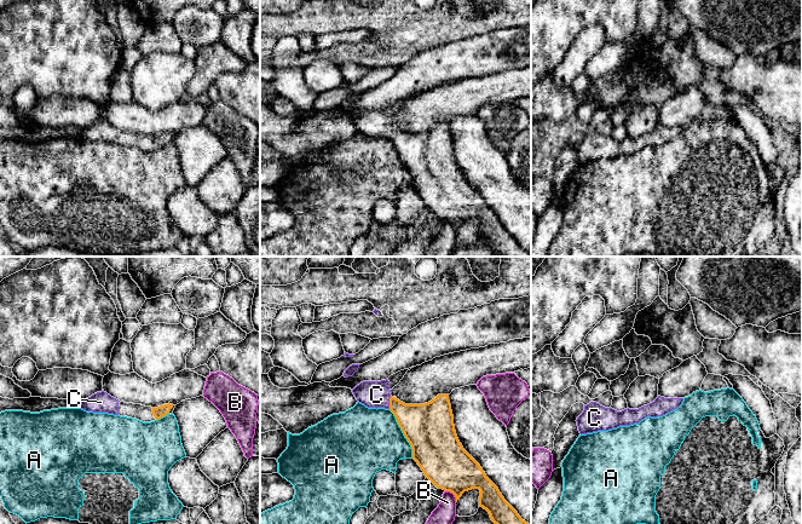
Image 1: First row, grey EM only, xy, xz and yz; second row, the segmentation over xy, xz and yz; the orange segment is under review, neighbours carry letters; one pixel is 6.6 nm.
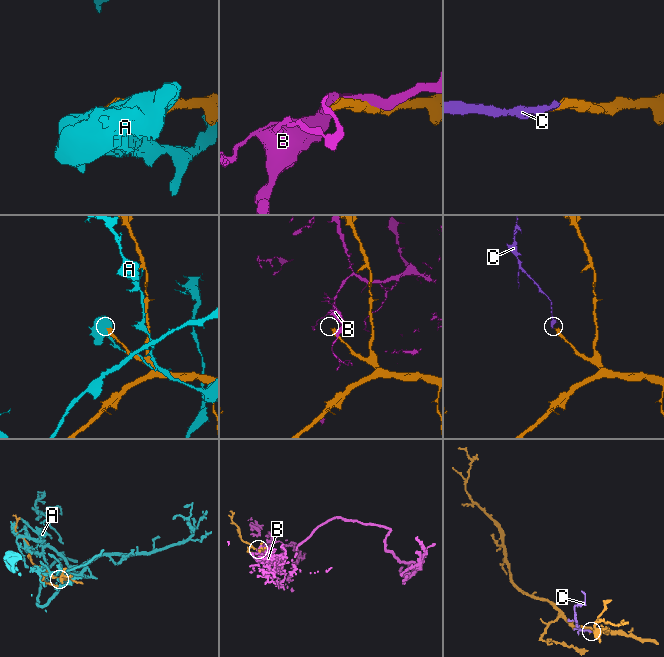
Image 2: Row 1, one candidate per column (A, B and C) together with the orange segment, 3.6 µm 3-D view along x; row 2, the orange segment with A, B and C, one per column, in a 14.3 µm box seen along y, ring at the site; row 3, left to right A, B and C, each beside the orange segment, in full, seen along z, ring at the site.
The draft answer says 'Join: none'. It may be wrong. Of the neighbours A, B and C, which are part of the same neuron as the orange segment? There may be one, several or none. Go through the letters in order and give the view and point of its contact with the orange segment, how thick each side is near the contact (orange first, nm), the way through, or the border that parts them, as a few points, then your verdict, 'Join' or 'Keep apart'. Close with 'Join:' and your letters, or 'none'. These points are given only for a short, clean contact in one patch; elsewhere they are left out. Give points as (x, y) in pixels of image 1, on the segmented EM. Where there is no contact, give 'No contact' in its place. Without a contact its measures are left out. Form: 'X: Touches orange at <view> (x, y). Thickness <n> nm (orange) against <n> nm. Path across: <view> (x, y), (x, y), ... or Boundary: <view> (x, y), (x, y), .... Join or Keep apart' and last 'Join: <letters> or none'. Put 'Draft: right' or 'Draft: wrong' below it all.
A: Touches orange at xz (403, 432). Thickness 320 nm (orange) against 440 nm. Keep apart
B: Touches orange at xz (453, 493). Thickness 320 nm (orange) against 140 nm. Keep apart
C: Touches orange at xz (390, 402). Thickness 260 nm (orange) against 180 nm. Join
Join: C
Draft: wrong

